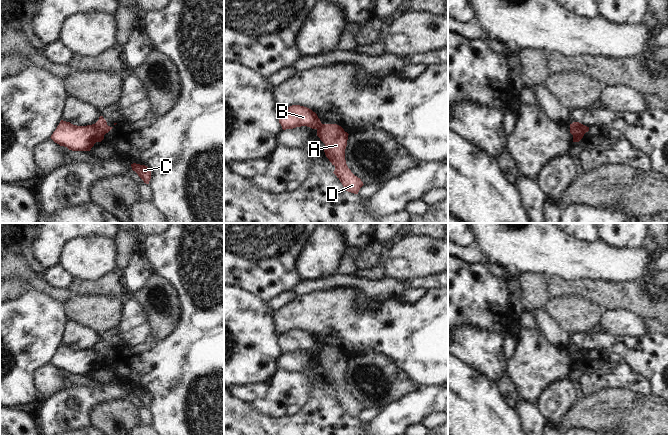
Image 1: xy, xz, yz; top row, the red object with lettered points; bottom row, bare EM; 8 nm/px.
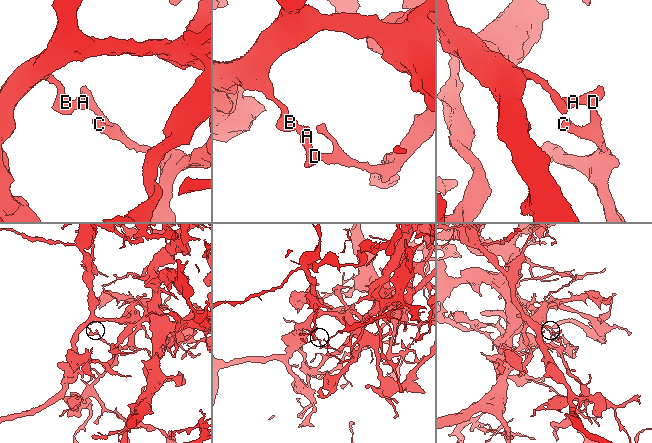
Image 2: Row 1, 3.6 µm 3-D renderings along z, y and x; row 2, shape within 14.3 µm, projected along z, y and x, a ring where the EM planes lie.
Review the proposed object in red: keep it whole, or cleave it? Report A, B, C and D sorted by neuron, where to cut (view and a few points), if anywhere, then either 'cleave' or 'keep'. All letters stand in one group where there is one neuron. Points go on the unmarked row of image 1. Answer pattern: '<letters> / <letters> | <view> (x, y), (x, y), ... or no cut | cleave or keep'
A C D / B | xy (93, 348), (96, 354), (96, 365) | cleave

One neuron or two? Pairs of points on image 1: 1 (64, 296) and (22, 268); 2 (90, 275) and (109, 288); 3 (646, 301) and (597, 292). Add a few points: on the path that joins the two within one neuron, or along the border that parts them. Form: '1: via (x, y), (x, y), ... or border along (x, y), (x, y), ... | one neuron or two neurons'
1: via (54, 293), (38, 284), (32, 278) | one neuron
2: border along (112, 271), (93, 281), (75, 279) | two neurons
3: via (634, 298), (631, 296), (609, 296) | one neuron

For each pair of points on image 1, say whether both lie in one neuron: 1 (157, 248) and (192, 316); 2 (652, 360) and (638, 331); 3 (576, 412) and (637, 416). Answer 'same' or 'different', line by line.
1: same
2: different
3: same

